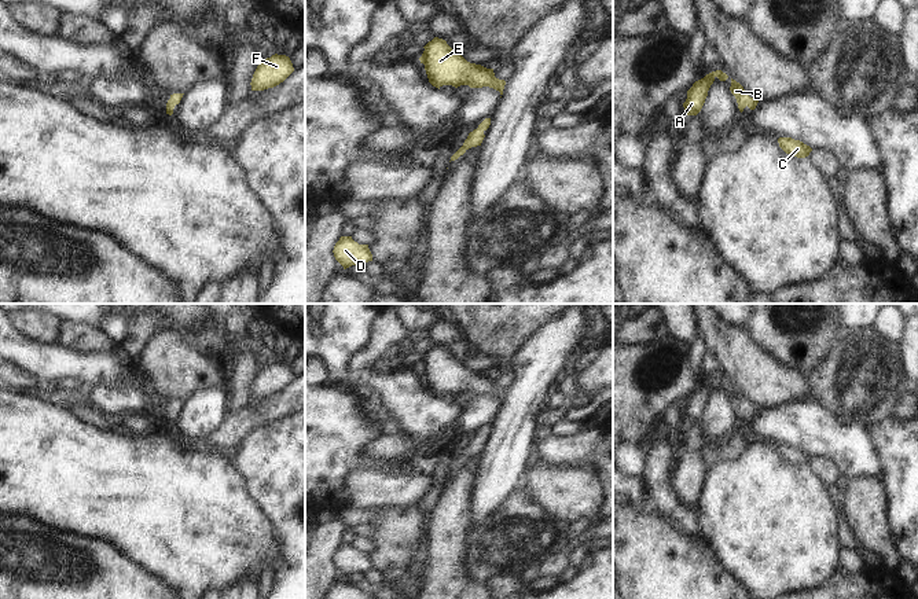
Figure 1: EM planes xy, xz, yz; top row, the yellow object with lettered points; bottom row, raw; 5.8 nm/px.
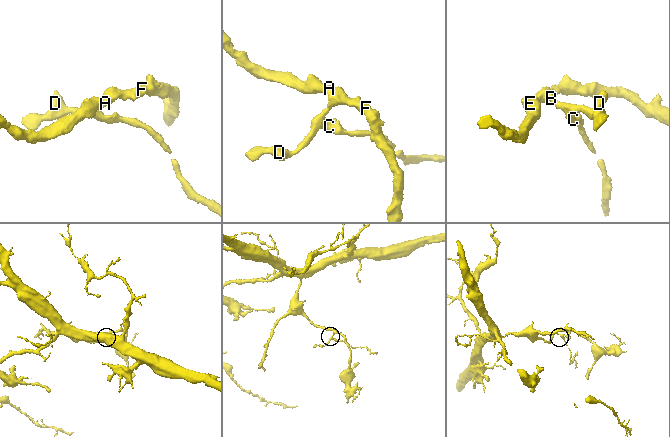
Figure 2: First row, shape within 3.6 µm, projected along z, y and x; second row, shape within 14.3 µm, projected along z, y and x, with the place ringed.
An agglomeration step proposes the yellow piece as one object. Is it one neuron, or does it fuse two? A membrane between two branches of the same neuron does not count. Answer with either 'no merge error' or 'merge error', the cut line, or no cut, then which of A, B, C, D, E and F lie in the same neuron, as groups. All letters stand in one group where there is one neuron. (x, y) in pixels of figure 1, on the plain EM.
no merge error | no cut | A B C D E F

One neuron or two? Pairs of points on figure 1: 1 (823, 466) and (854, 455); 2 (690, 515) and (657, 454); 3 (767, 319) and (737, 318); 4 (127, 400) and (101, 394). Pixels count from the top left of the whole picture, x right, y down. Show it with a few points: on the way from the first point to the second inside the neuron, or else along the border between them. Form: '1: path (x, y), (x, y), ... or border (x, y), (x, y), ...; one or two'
1: border (812, 456), (827, 458), (840, 474); two
2: path (674, 506), (658, 489), (658, 470); one
3: border (749, 318), (744, 327); two
4: path (120, 399), (107, 399); one

